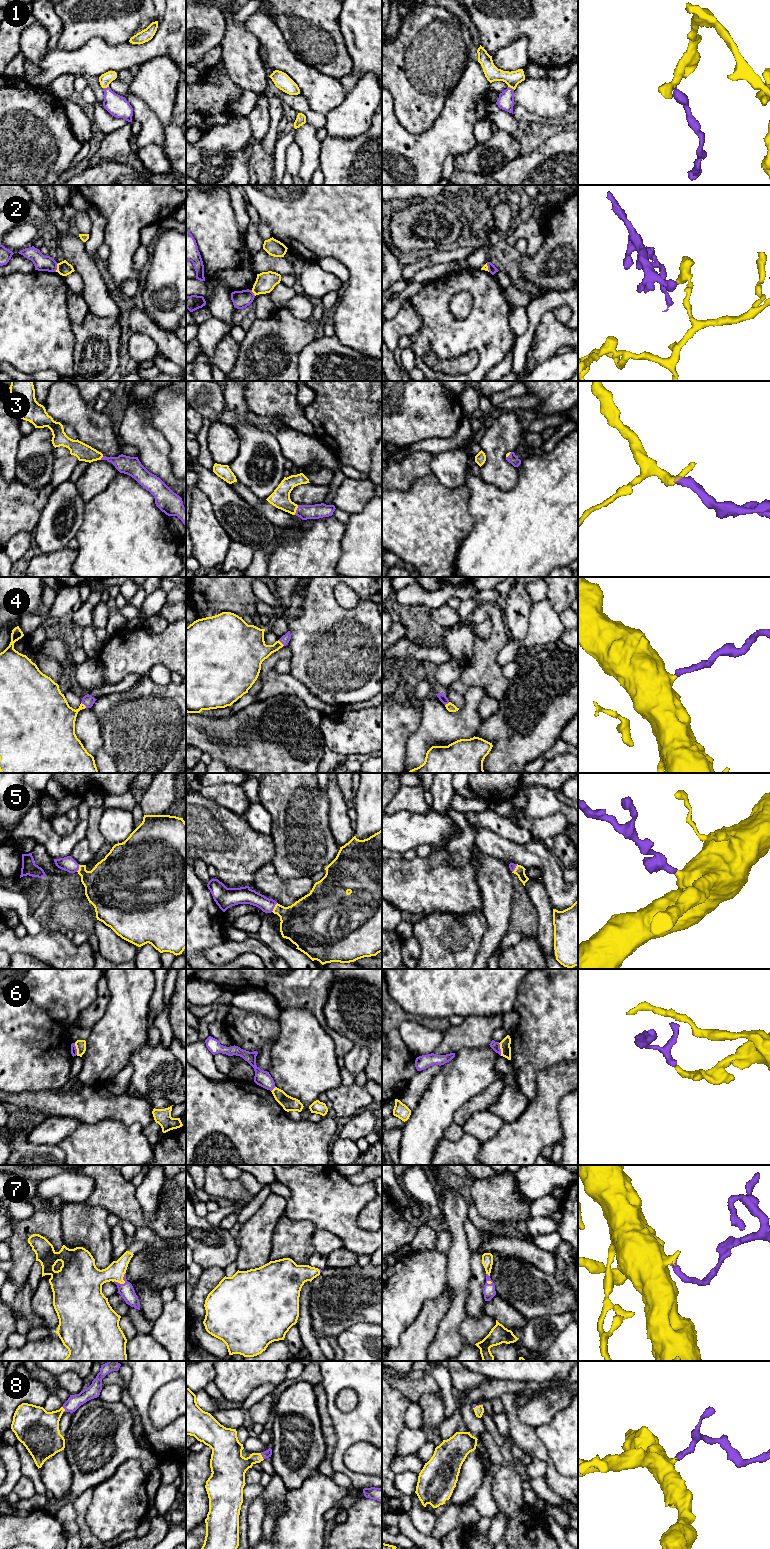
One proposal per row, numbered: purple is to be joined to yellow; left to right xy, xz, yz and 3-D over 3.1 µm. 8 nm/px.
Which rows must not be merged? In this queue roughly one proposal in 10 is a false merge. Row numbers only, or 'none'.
2, 6

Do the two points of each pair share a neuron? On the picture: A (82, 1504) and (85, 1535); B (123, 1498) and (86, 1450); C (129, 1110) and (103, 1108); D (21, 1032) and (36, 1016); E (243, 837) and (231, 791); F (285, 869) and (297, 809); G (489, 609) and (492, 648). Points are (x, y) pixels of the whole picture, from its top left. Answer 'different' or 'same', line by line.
A: same
B: different
C: same
D: same
E: different
F: same
G: same

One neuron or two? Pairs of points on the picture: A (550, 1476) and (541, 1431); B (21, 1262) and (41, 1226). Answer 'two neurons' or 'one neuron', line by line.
A: two neurons
B: one neuron

